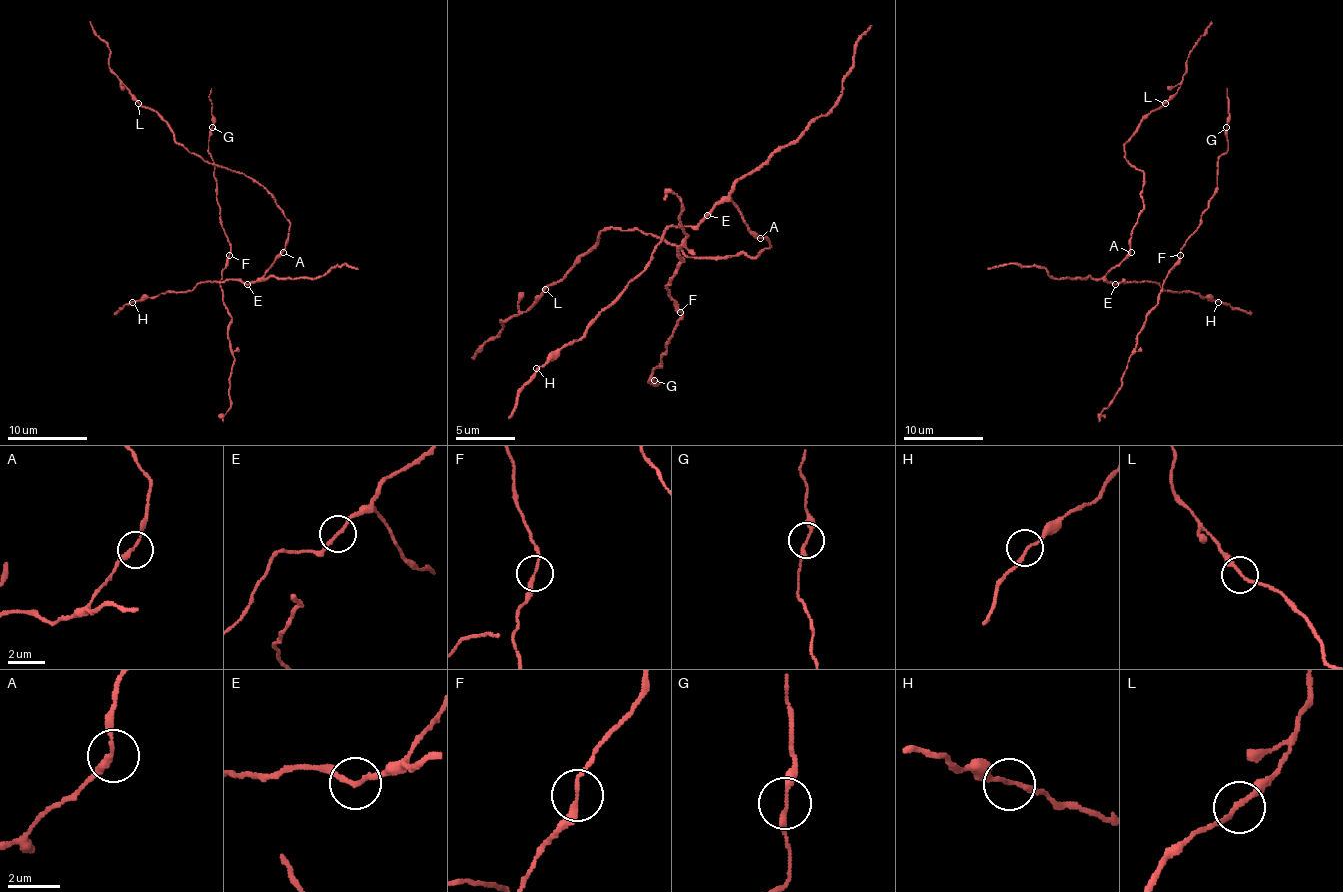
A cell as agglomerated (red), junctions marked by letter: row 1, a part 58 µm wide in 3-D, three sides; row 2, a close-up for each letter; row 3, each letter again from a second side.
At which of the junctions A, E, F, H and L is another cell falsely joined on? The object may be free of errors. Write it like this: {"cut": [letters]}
{"cut": ["F"]}

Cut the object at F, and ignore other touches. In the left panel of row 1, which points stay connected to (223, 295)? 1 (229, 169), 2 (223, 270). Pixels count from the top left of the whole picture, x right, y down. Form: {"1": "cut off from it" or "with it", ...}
{"1": "cut off from it", "2": "with it"}

